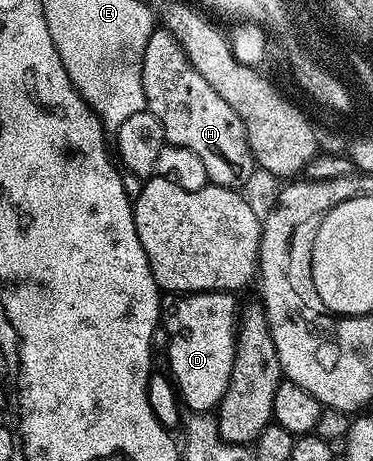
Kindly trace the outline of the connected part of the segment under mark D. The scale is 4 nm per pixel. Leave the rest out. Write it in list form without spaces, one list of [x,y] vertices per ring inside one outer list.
[[[189,293],[178,298],[179,301],[171,309],[171,314],[166,314],[165,329],[167,325],[167,361],[171,364],[171,373],[175,376],[175,381],[179,384],[179,397],[188,405],[191,413],[210,414],[212,411],[218,410],[221,399],[225,395],[225,391],[229,387],[229,379],[233,375],[233,365],[235,359],[235,341],[237,338],[237,309],[235,313],[236,298],[230,293]]]

